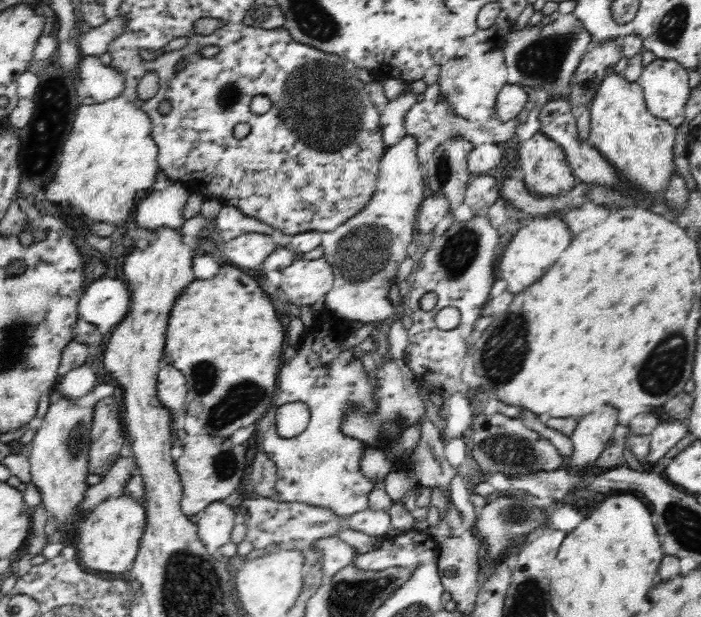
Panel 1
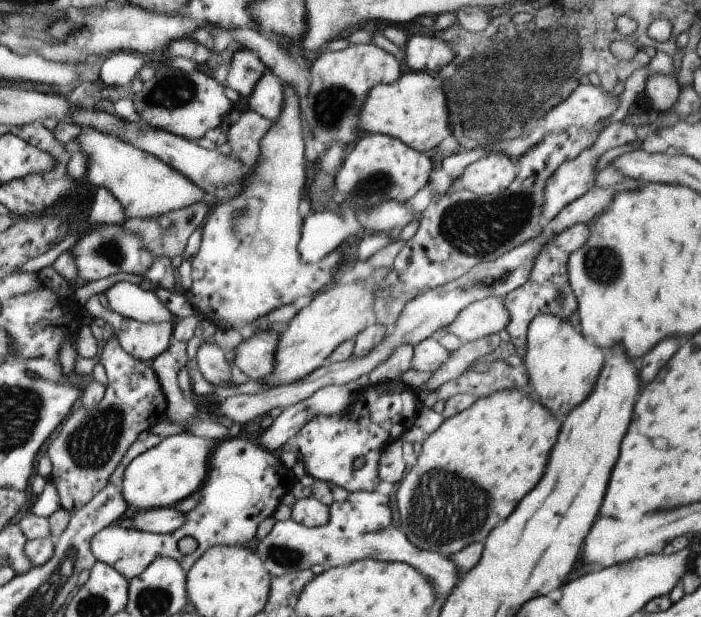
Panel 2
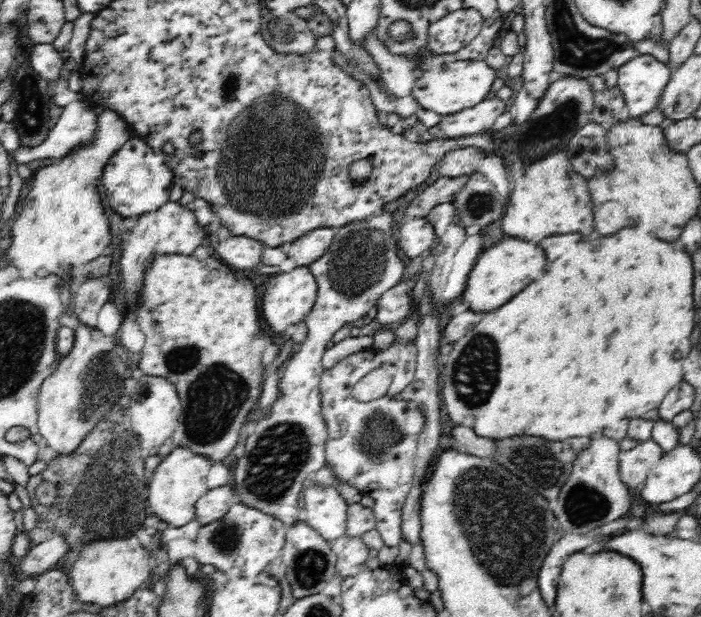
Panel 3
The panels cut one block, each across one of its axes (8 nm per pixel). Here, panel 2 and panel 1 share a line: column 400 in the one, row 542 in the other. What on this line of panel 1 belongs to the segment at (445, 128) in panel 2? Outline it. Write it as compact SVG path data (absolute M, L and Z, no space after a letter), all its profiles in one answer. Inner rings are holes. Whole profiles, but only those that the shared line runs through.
M129 493L101 502L77 526L74 548L80 566L94 573L106 572L124 577L136 560L146 521L145 505L140 505Z

